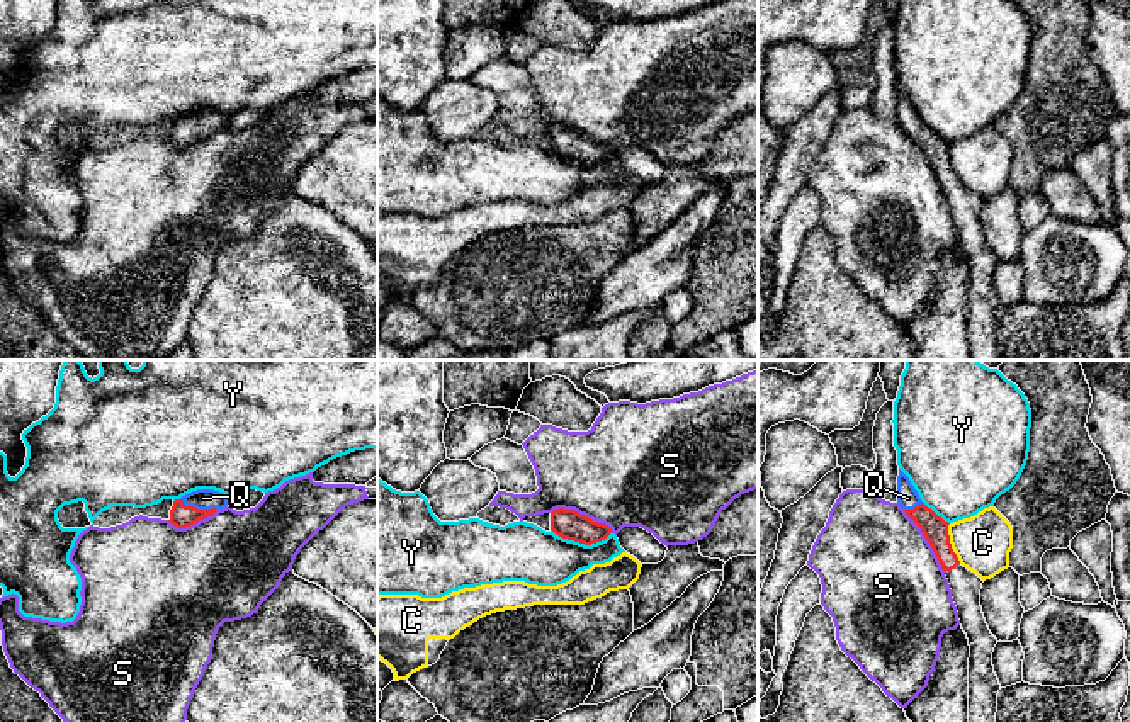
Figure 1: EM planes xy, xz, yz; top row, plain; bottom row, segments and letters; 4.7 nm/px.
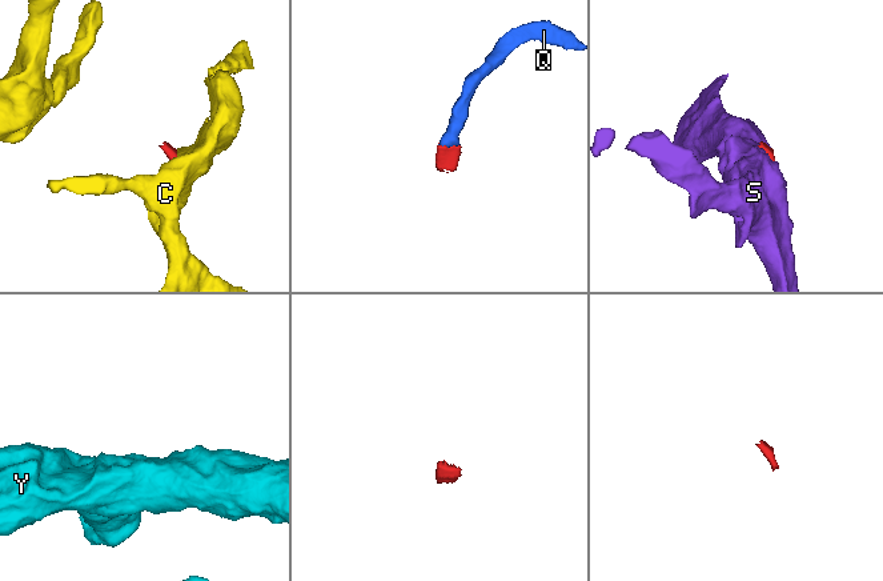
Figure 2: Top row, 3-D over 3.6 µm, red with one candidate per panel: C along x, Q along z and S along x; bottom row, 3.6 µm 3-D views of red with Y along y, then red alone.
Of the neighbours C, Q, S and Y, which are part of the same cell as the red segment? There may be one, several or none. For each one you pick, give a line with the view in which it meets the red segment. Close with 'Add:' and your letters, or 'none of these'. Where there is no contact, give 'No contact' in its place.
Q: Touches red in xy
Add: Q

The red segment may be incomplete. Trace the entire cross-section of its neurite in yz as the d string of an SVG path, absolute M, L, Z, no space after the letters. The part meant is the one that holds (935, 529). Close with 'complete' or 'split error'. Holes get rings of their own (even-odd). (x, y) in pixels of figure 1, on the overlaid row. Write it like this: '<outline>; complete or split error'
M899 469L897 503L921 528L948 579L958 620L970 646L969 657L969 722L996 722L999 680L992 666L997 639L991 634L982 606L982 579L963 567L952 549L948 522L928 508L909 477Z; split error

